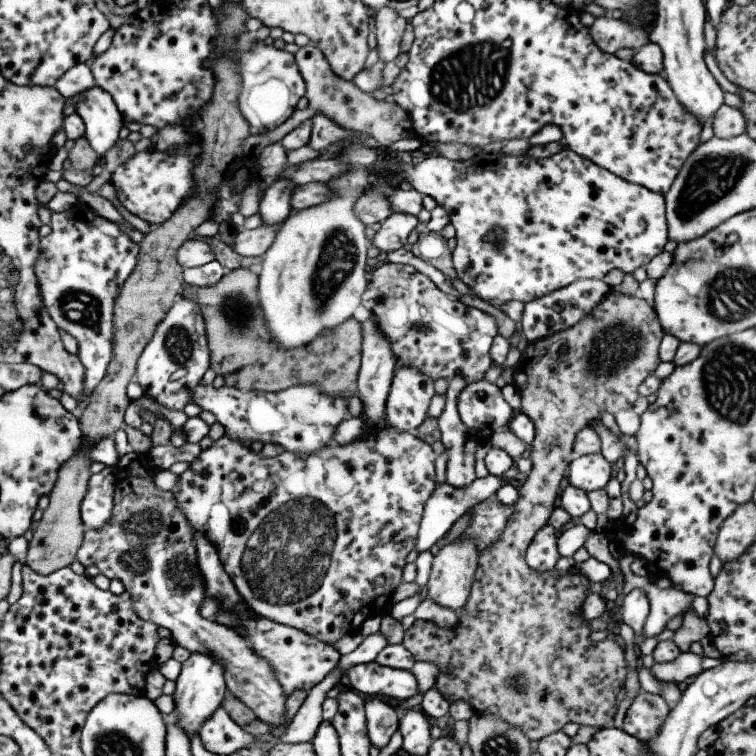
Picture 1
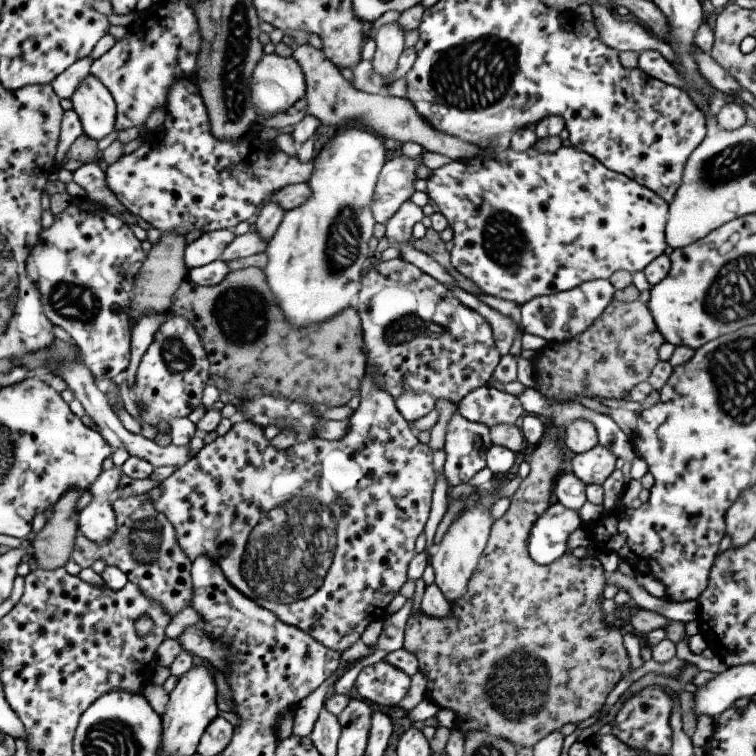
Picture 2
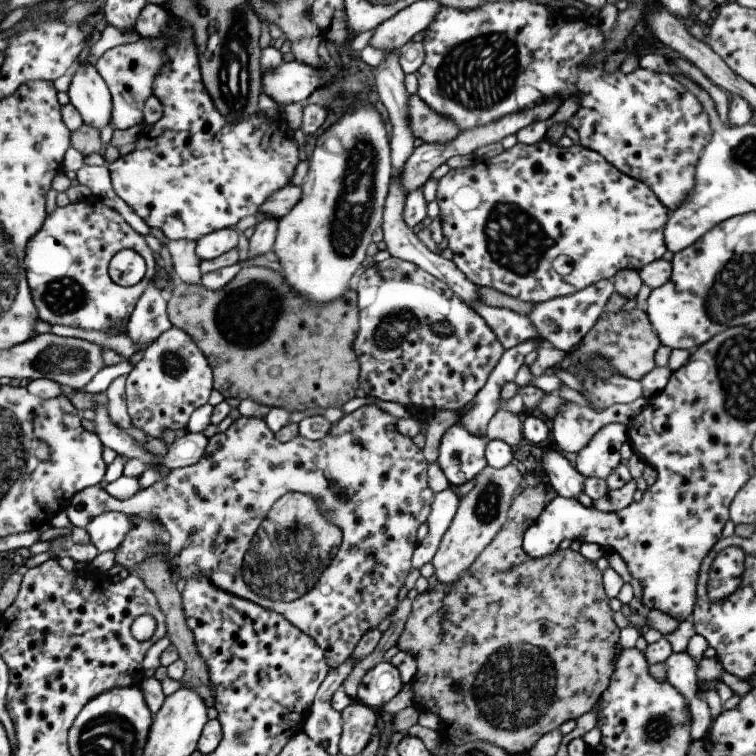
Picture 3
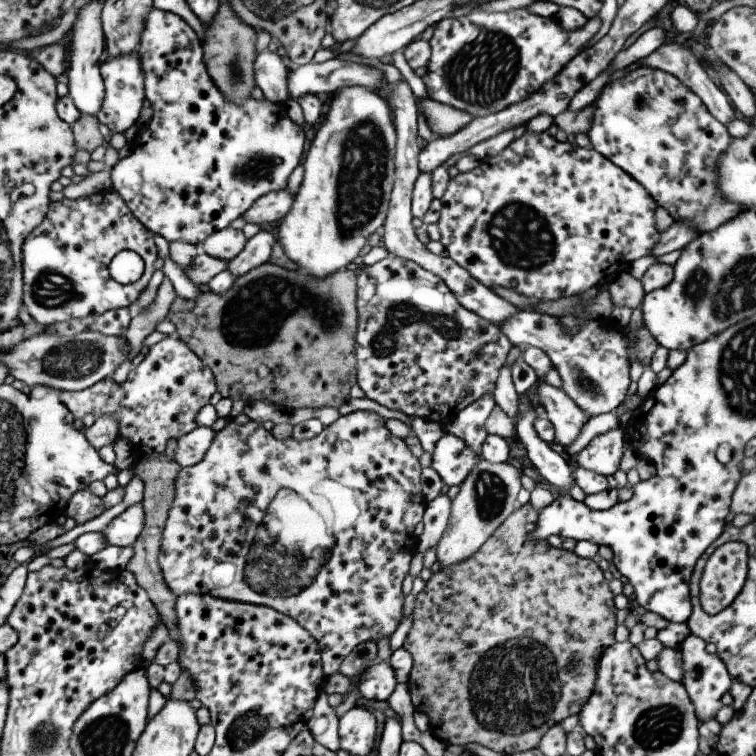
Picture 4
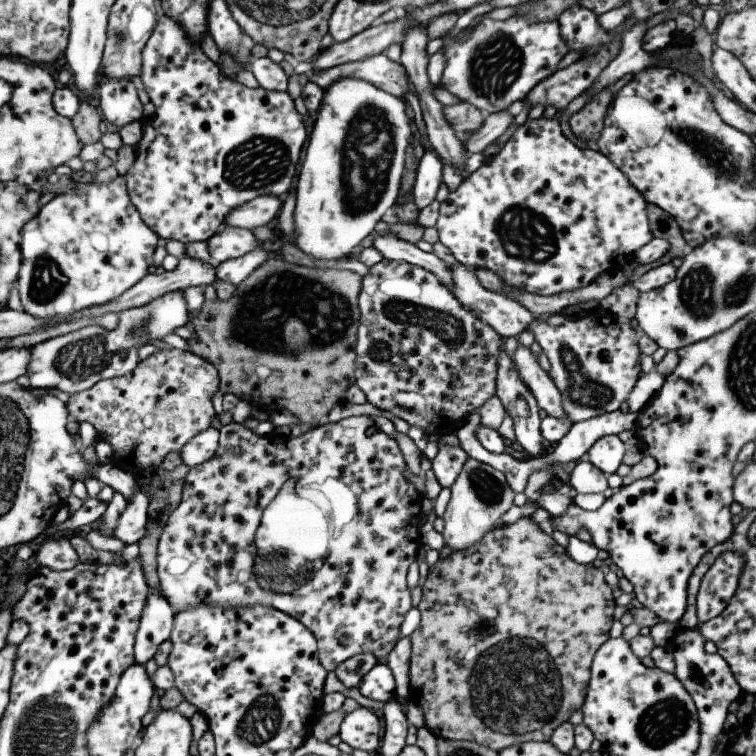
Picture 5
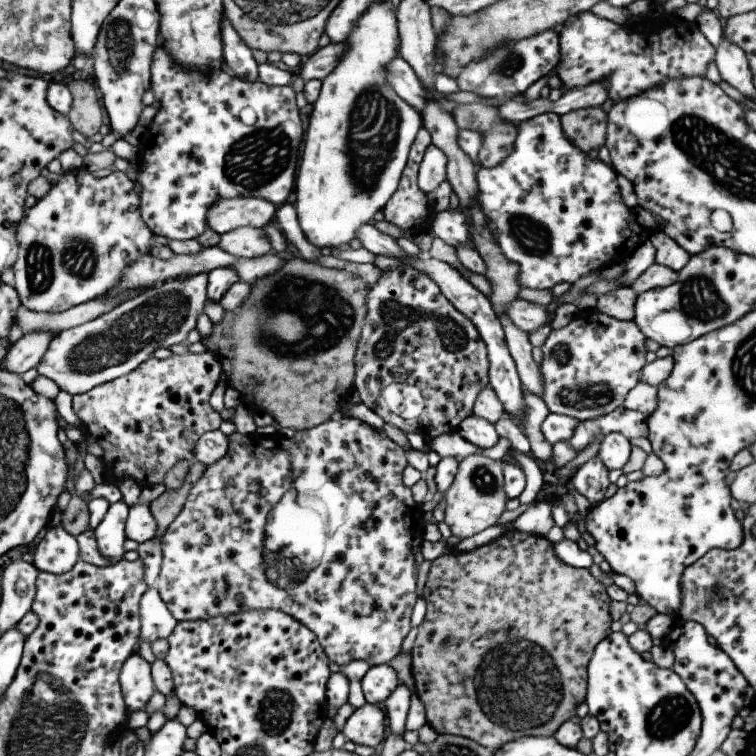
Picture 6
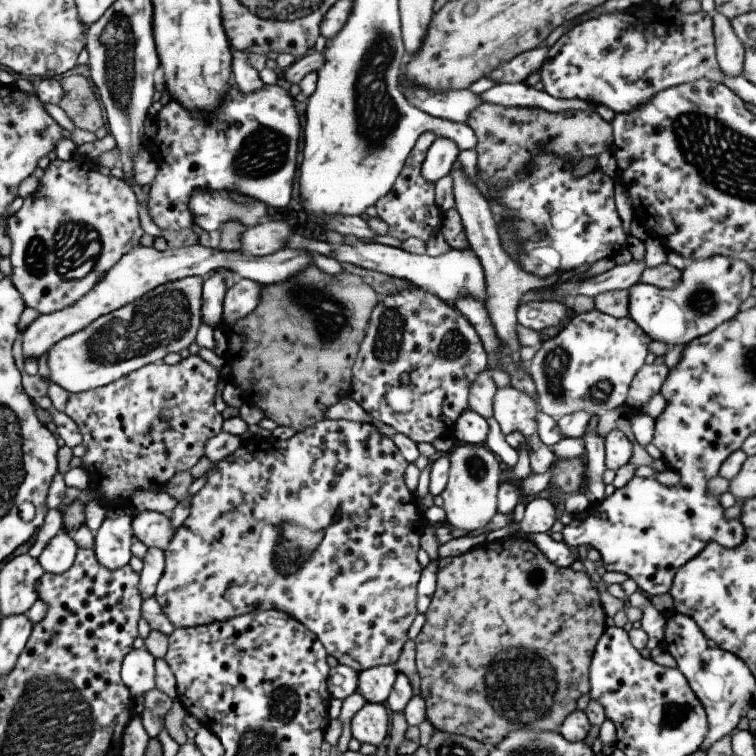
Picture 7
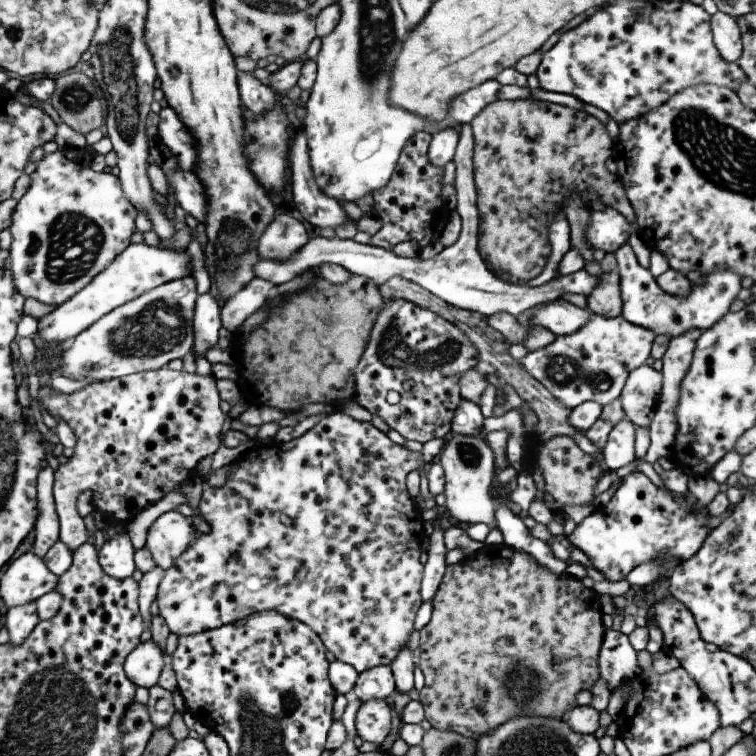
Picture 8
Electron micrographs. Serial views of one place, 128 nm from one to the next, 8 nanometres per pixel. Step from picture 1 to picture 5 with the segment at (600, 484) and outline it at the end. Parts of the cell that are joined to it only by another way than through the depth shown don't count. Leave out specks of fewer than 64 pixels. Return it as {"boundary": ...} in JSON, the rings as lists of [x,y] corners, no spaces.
{"boundary":[[[607,435],[599,438],[582,458],[586,459],[595,468],[599,468],[601,472],[610,475],[615,473],[622,464],[621,458],[624,453],[623,443],[617,435]]]}

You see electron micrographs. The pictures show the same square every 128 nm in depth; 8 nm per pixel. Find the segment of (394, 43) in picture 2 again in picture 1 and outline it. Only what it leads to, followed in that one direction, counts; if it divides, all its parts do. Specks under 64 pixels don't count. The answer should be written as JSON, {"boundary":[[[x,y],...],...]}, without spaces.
{"boundary":[[[381,8],[372,15],[375,27],[375,49],[379,60],[387,64],[399,54],[399,41],[408,22],[391,8]]]}

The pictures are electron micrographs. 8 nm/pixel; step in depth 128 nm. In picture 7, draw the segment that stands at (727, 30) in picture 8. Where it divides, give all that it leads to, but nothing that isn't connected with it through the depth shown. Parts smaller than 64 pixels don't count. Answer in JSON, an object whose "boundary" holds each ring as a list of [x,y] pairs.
{"boundary":[[[713,12],[710,17],[718,68],[727,78],[735,78],[741,74],[743,68],[743,46],[723,14]]]}

